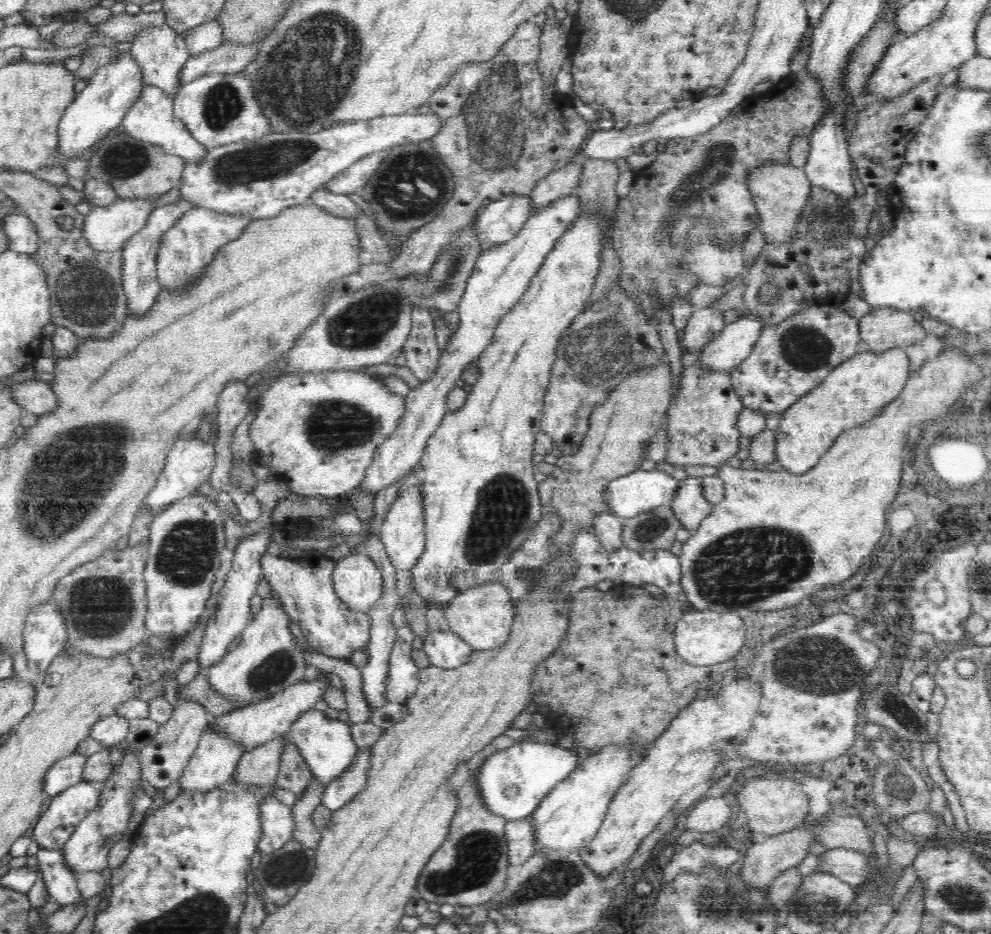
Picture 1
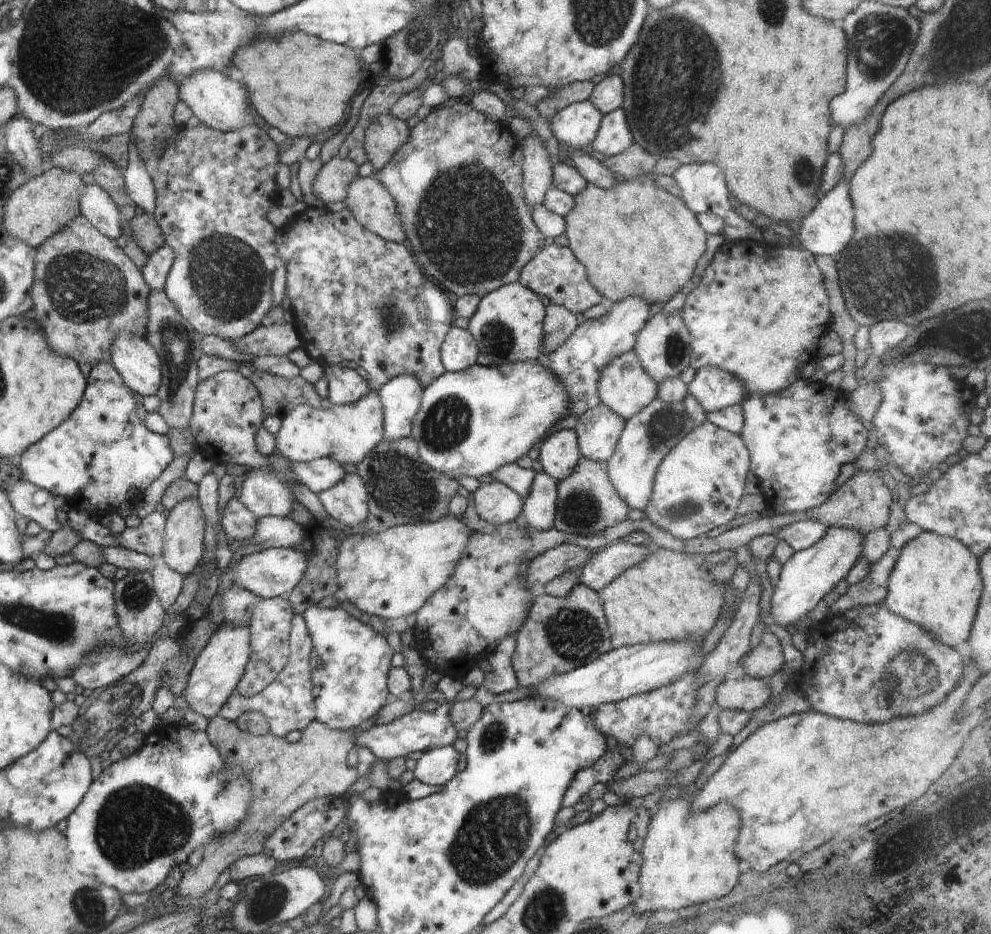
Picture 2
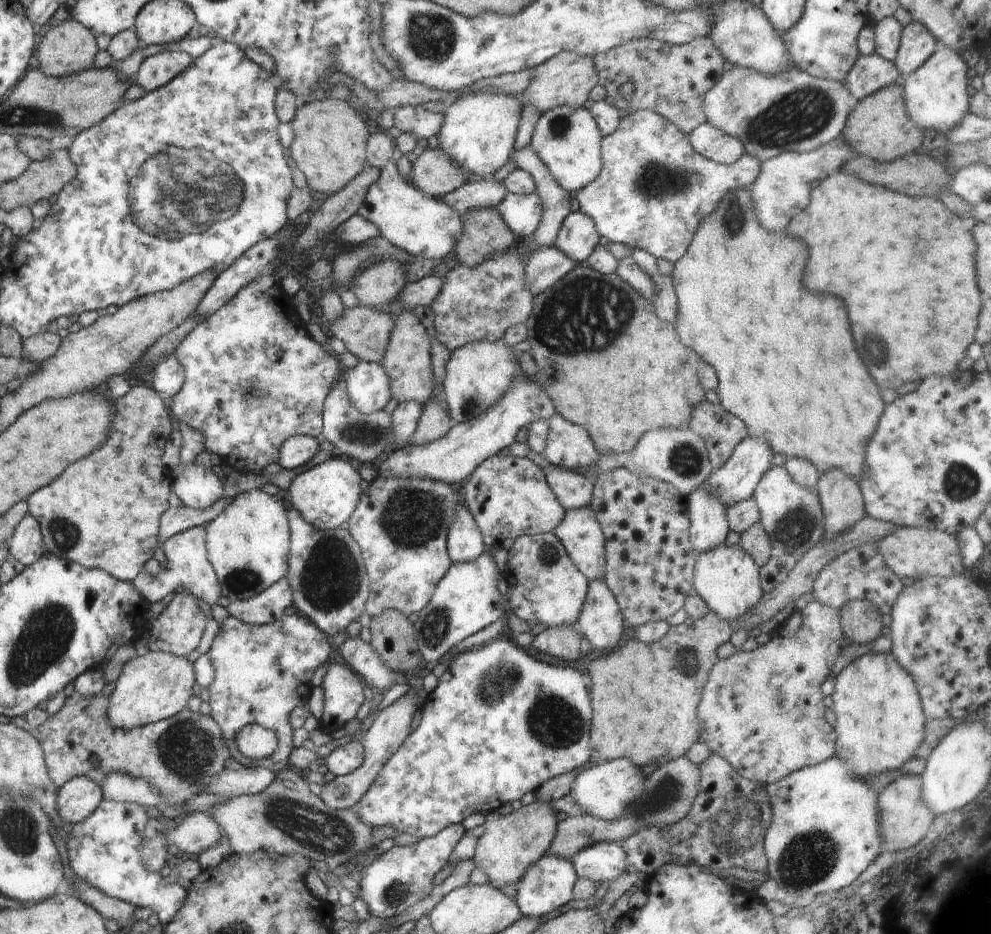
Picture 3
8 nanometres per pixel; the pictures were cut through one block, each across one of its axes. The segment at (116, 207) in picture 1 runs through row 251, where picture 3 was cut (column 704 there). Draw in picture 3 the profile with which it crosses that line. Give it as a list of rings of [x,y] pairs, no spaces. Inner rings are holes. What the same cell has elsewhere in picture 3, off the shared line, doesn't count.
[[[735,66],[724,71],[722,78],[704,97],[704,114],[706,121],[726,134],[738,137],[744,145],[745,153],[762,162],[786,151],[794,150],[802,154],[816,150],[843,134],[851,113],[850,98],[850,91],[842,82],[812,76],[798,66],[792,66],[778,76],[764,76],[756,70]]]

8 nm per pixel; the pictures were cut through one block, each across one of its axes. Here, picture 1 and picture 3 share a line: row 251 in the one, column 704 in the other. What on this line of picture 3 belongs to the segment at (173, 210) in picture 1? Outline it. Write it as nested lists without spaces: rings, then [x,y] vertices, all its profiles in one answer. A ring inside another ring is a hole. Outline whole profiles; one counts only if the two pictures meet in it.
[[[703,122],[689,134],[693,149],[704,158],[718,164],[731,165],[745,153],[738,137],[730,136],[710,122]]]

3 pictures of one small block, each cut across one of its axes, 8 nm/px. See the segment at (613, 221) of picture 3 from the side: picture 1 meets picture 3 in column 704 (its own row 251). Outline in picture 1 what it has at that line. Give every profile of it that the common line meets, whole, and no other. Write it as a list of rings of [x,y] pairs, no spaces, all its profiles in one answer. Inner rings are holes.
[[[192,208],[185,212],[171,227],[164,232],[158,254],[156,271],[158,283],[162,289],[181,289],[192,286],[213,261],[217,250],[238,238],[242,230],[252,221],[247,216],[222,214],[208,208]]]

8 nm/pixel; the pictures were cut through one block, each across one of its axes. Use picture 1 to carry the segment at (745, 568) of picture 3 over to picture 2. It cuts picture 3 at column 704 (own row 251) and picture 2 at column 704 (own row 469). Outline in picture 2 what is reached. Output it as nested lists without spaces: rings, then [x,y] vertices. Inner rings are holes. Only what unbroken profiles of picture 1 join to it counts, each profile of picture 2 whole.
[[[706,420],[696,425],[692,432],[685,434],[685,437],[660,462],[654,476],[650,502],[642,510],[646,514],[645,521],[642,521],[640,525],[650,522],[671,534],[672,538],[685,541],[706,535],[712,528],[728,524],[738,516],[737,508],[745,495],[744,486],[746,486],[746,476],[749,471],[750,455],[748,448],[742,442],[742,437],[722,430]]]

